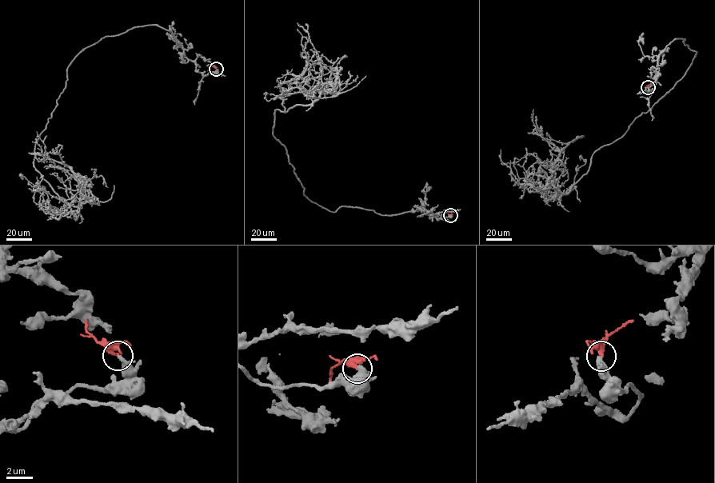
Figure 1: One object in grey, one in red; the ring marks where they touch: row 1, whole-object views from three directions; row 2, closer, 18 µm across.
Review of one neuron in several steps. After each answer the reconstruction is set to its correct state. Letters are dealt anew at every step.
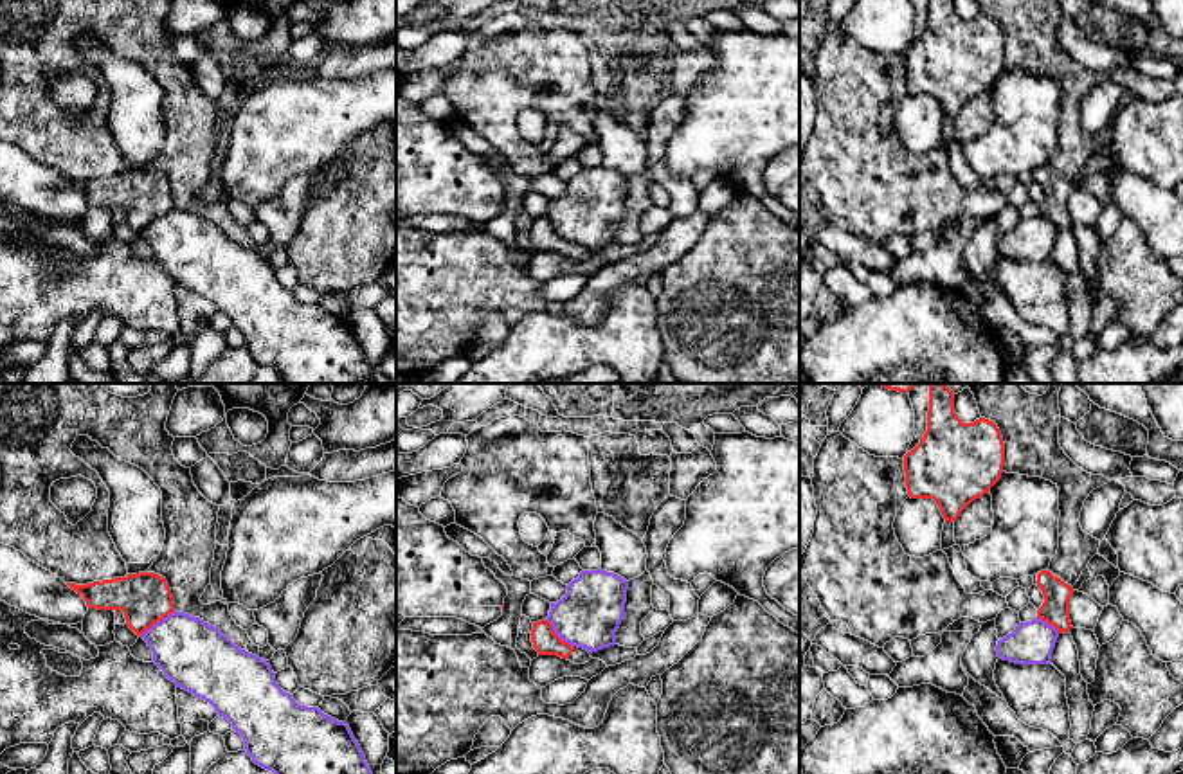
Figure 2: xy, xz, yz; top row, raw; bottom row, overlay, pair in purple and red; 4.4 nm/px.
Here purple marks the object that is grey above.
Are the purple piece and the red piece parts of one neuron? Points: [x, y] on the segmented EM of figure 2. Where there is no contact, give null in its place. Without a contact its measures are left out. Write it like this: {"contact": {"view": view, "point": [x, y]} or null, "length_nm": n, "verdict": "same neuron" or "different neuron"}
{"contact": {"view": "xy", "point": [159, 621]}, "length_nm": 200, "verdict": "different neuron"}

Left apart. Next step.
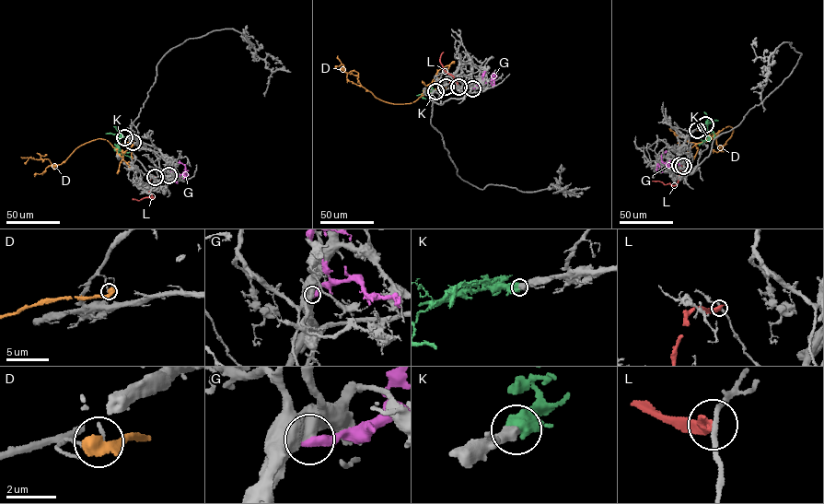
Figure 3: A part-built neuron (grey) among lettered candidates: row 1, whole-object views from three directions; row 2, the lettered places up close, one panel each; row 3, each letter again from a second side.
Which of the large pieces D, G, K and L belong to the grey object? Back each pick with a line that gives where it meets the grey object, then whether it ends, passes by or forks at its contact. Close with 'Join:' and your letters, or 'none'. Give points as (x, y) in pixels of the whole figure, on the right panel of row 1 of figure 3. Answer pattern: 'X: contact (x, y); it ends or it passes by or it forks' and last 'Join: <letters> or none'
K: contact (705, 124); it ends
Join: K

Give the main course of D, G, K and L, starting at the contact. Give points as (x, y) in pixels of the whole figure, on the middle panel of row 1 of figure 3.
D: (446, 87), (432, 90), (411, 103), (386, 101), (361, 86), (357, 72), (345, 72), (338, 56)
G: (472, 88), (492, 77)
K: (435, 91), (423, 92), (438, 89)
L: (458, 87), (455, 81), (449, 82), (454, 77), (440, 63), (443, 52)

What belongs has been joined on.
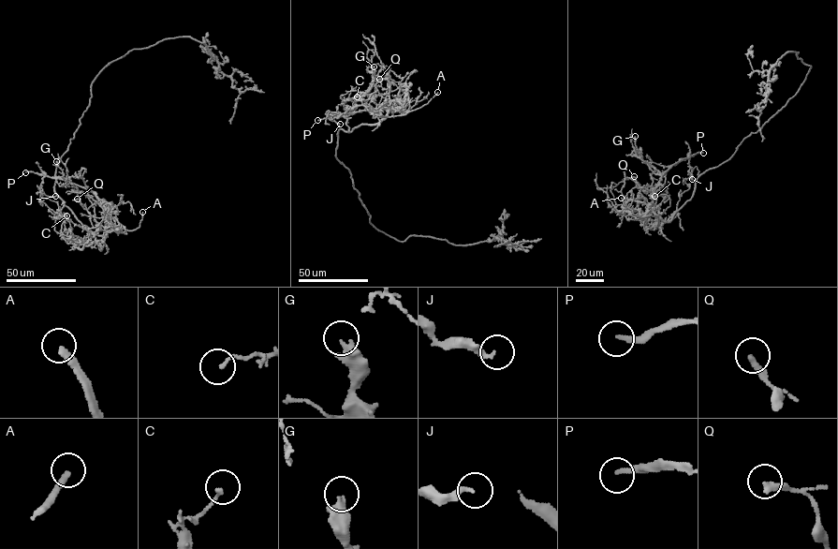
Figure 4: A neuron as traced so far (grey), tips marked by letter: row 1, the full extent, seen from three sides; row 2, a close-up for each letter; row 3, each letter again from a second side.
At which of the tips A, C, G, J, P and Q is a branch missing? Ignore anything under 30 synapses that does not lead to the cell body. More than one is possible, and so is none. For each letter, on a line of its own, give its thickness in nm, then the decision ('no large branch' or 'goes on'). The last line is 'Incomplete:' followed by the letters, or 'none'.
A: 280 nm | goes on
C: 130 nm | no large branch
G: 400 nm | no large branch
J: 200 nm | no large branch
P: 220 nm | no large branch
Q: 280 nm | no large branch
Incomplete: A

